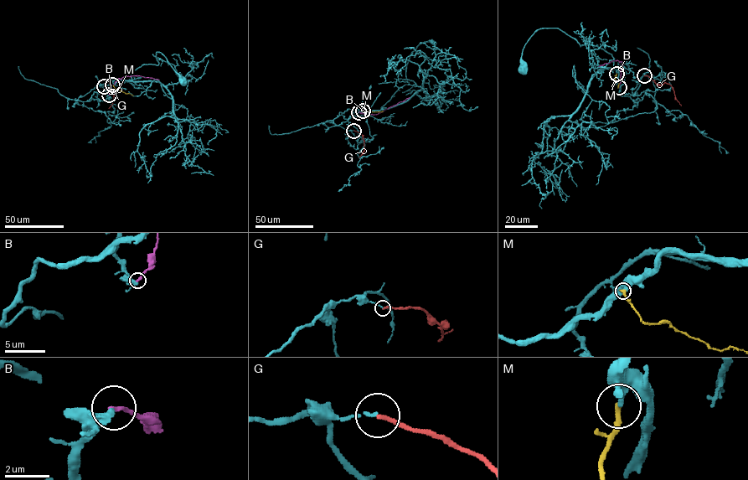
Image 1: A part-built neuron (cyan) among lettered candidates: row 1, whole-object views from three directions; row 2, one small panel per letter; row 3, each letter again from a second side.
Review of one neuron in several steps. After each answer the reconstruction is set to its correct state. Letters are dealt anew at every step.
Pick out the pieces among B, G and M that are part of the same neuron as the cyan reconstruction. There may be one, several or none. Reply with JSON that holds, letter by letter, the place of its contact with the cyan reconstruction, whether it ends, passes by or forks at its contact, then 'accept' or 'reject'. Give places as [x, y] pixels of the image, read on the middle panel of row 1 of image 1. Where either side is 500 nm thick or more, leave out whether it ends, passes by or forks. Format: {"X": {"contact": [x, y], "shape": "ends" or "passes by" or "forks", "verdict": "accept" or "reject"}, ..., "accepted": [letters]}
{"B": {"contact": [358, 112], "shape": "ends", "verdict": "reject"}, "G": {"contact": [353, 131], "shape": "ends", "verdict": "reject"}, "M": {"contact": [363, 110], "shape": "ends", "verdict": "reject"}, "accepted": []}

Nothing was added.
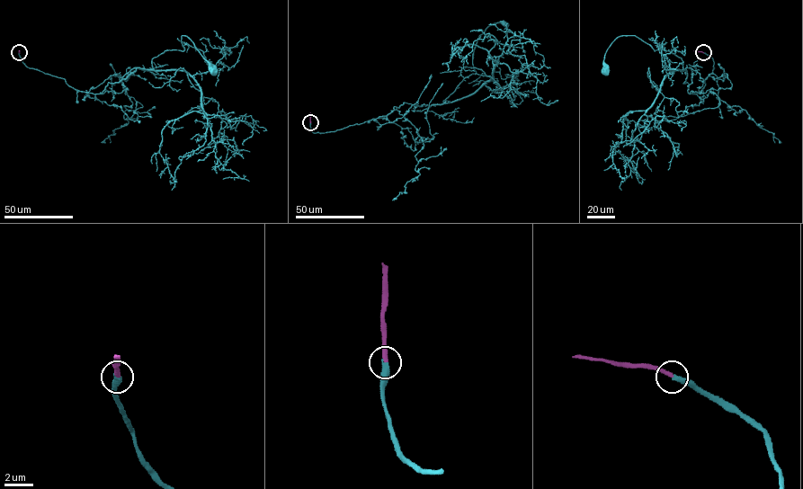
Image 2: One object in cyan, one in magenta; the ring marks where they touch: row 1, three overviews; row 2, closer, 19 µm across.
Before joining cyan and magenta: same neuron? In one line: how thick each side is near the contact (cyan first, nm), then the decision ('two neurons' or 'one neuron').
400 nm thick on the cyan side, 320 nm on the other; one neuron

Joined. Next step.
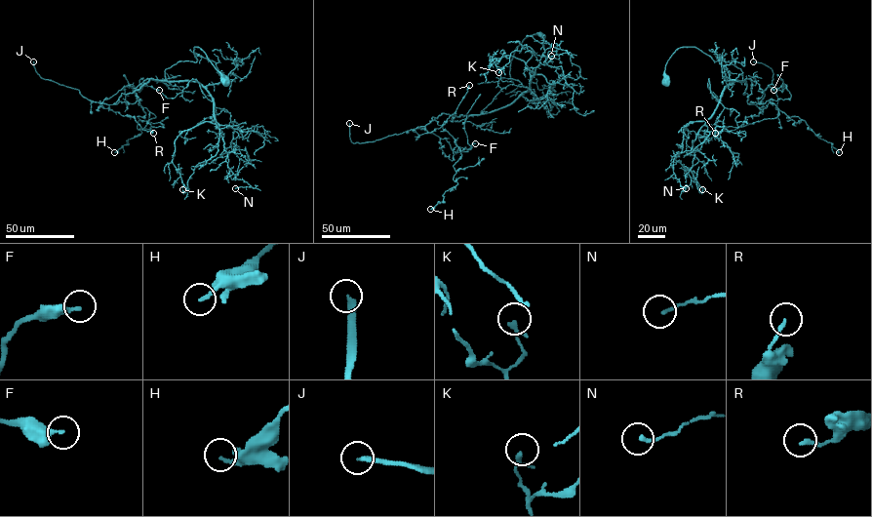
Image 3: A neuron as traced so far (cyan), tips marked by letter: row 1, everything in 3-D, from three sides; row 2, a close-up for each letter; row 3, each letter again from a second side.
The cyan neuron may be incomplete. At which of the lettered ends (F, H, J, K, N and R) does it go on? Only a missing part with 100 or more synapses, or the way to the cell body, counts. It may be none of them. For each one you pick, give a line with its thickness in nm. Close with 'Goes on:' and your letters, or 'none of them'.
J: calibre 240 nm
Goes on: J

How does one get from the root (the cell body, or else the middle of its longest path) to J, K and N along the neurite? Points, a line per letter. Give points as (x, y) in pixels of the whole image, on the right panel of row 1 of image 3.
J: (666, 82), (671, 55), (695, 47), (714, 61), (739, 68), (743, 94), (756, 104), (773, 72), (753, 61)
K: (666, 82), (667, 61), (683, 47), (742, 72), (709, 118), (683, 129), (675, 160), (702, 189)
N: (666, 82), (667, 61), (683, 47), (742, 72), (743, 81), (724, 89), (693, 148), (673, 160), (686, 188)

